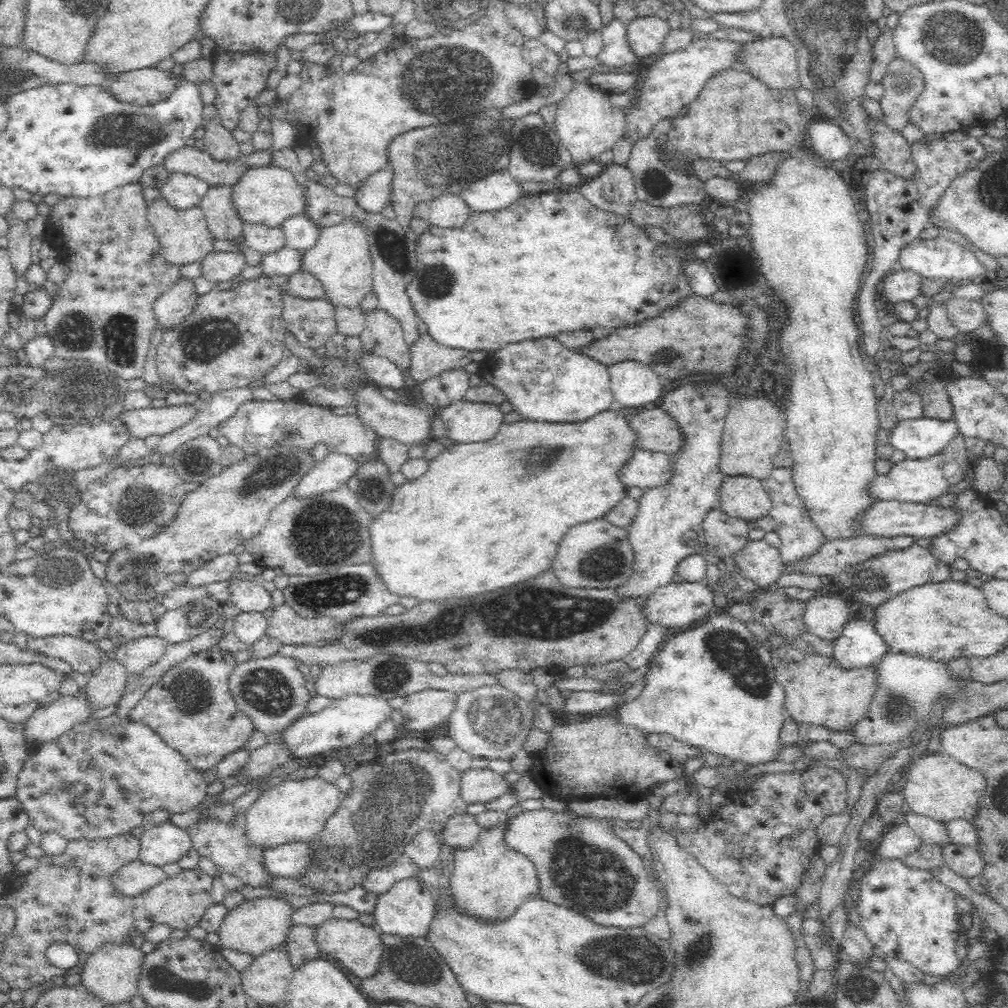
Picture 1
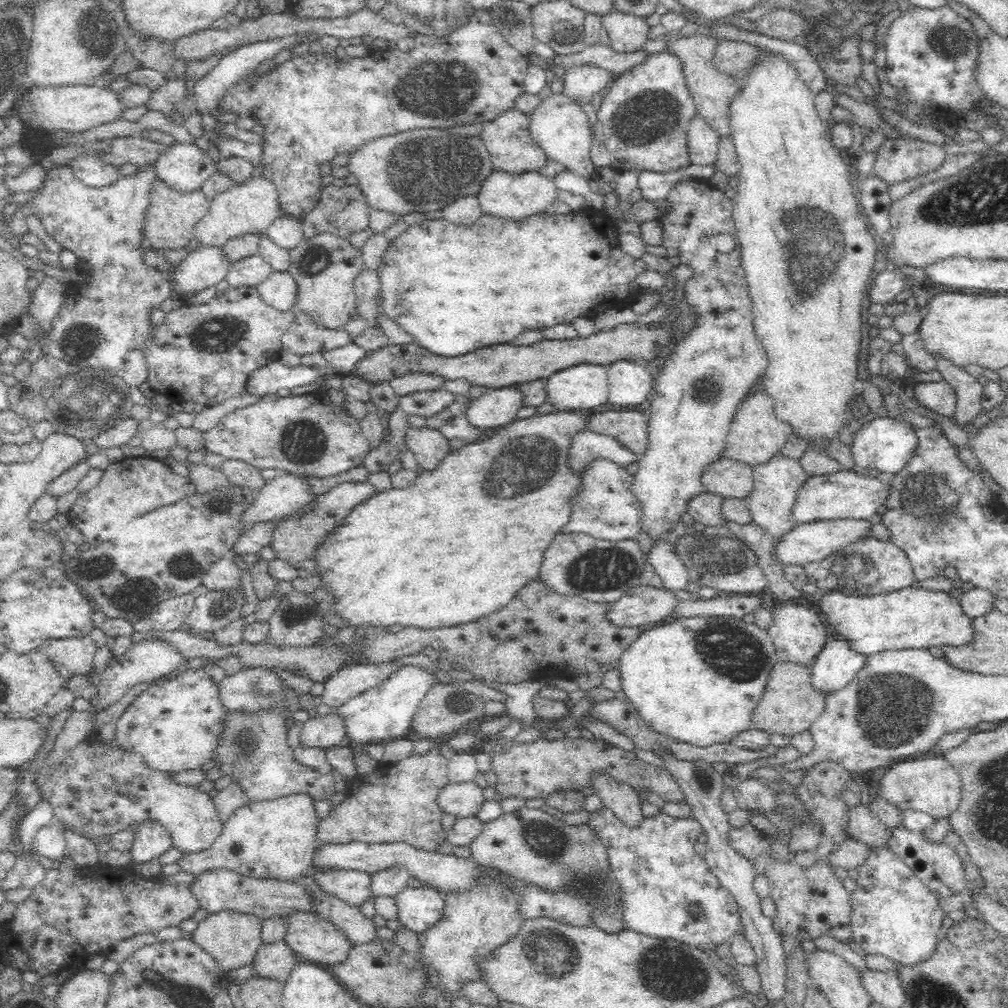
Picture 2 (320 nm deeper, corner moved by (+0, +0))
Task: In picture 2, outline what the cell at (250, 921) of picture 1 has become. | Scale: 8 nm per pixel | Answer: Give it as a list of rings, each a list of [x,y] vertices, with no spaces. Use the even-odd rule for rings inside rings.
[[[219,910],[208,913],[198,922],[198,928],[193,930],[192,939],[206,948],[206,952],[218,960],[218,966],[224,971],[252,964],[258,949],[263,945],[263,919],[254,913],[243,913],[235,910]]]

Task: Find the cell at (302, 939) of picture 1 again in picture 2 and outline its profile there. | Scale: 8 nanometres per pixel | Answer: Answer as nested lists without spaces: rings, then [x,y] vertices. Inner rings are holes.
[[[282,938],[273,943],[263,943],[252,964],[252,975],[274,977],[284,983],[298,964],[298,954]]]

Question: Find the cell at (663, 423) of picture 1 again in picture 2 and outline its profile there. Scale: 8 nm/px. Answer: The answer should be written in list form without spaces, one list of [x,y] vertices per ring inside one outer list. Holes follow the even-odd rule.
[[[611,410],[589,415],[586,421],[588,421],[588,430],[611,436],[626,445],[626,448],[630,448],[632,452],[642,455],[650,446],[648,420],[648,415],[638,410],[628,410],[628,412]]]

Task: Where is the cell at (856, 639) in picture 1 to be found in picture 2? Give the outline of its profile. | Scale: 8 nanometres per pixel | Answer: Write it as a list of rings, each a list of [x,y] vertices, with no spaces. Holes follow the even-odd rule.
[[[832,637],[820,650],[811,664],[812,685],[820,691],[831,693],[850,683],[866,667],[867,654],[858,652],[850,639]]]

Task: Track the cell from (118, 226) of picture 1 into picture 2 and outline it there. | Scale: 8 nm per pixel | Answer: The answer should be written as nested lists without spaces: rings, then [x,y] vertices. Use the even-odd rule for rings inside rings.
[[[65,166],[56,167],[47,172],[44,188],[32,200],[22,204],[21,209],[5,223],[12,234],[21,236],[29,232],[25,217],[38,216],[46,234],[78,257],[74,270],[81,272],[84,280],[65,286],[65,297],[59,313],[53,318],[53,328],[47,340],[48,354],[82,369],[98,367],[115,371],[130,387],[138,387],[147,380],[145,343],[154,328],[150,322],[151,312],[156,308],[160,310],[160,304],[173,295],[173,286],[164,272],[144,263],[144,224],[150,208],[150,190],[155,181],[153,166],[142,166],[136,175],[122,176],[111,187],[94,189],[76,181]]]

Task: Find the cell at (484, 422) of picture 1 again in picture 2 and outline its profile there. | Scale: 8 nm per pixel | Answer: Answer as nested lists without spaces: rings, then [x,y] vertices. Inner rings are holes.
[[[513,385],[510,387],[487,388],[479,398],[471,400],[470,404],[463,412],[463,418],[467,420],[470,426],[482,430],[483,432],[488,428],[498,428],[498,426],[506,426],[513,420],[516,420],[517,410],[521,407],[521,392],[516,390]]]

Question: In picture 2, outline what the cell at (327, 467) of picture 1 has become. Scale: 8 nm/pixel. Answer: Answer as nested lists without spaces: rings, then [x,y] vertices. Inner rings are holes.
[[[277,472],[276,476],[255,492],[252,504],[248,504],[242,522],[247,530],[256,523],[266,523],[294,515],[319,494],[310,485],[308,476],[289,472]]]

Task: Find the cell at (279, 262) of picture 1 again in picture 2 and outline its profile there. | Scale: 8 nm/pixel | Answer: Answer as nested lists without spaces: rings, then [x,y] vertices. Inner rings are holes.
[[[258,253],[231,263],[225,280],[230,287],[241,286],[256,287],[264,282],[274,272],[272,265],[268,264]]]

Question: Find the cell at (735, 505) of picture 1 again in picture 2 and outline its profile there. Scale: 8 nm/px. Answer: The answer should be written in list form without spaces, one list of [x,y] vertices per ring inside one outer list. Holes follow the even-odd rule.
[[[720,458],[702,472],[706,490],[724,498],[744,500],[754,492],[752,467],[746,463]]]

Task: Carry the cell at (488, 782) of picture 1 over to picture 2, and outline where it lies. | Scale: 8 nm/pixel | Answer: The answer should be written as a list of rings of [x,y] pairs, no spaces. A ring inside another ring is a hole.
[[[474,779],[464,782],[450,781],[438,794],[437,802],[446,814],[456,814],[459,818],[475,817],[485,802],[482,788],[474,782]]]

